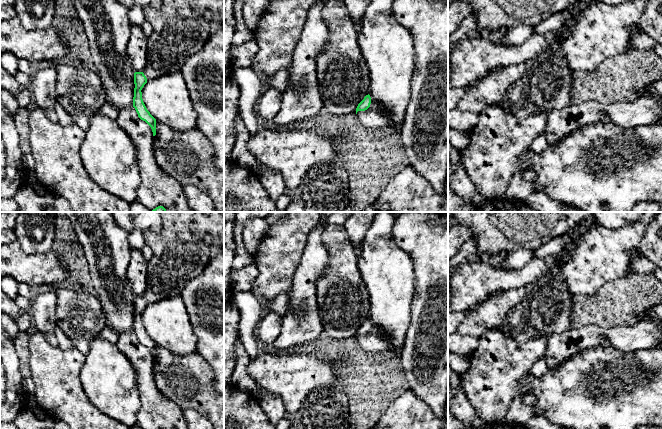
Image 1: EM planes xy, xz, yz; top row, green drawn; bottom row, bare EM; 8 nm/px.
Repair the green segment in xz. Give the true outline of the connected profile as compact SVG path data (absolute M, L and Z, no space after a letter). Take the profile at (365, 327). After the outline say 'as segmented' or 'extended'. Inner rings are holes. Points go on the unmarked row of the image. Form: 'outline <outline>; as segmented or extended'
outline M369 318L358 328L356 338L365 351L379 352L390 347L387 336Z; extended

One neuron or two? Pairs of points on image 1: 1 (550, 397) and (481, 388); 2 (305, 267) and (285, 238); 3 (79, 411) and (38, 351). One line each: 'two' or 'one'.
1: two
2: two
3: one

